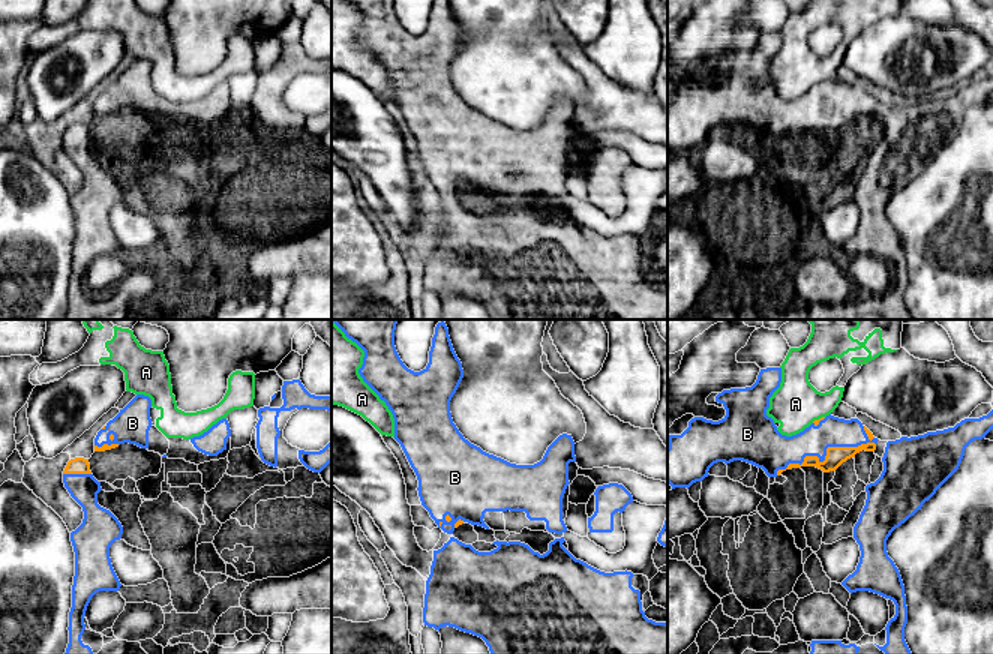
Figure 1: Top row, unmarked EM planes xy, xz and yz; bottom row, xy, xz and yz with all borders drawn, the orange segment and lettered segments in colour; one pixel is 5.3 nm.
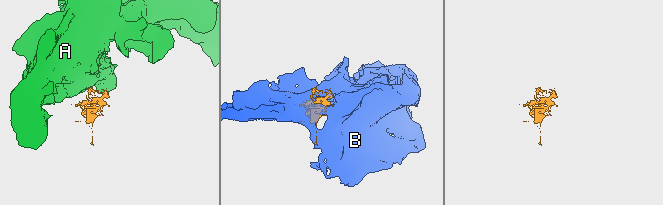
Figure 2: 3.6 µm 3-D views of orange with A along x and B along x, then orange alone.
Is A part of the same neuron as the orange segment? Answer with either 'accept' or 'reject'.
reject

